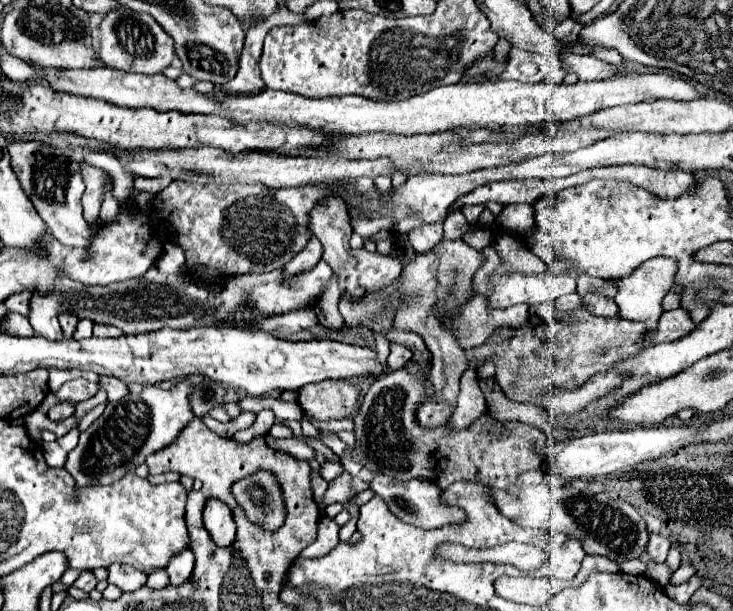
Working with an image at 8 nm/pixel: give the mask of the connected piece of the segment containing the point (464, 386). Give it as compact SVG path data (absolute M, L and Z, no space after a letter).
M471 368L461 376L461 392L457 398L457 412L453 414L451 422L457 430L467 428L477 420L481 414L485 414L485 396L479 390L477 384L477 370Z

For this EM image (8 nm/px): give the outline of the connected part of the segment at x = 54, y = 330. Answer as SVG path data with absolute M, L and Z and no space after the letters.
M59 274L55 278L53 286L55 288L51 292L47 292L47 294L41 294L37 290L31 294L29 316L27 316L31 326L33 326L33 330L39 336L45 336L49 340L57 340L57 338L63 336L57 316L75 308L75 296L71 294L71 290L65 292L61 288L85 288L85 284L75 282L75 280L67 278L65 274Z

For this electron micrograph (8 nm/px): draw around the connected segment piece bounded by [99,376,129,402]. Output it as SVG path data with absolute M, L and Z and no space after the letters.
M99 376L99 384L103 384L105 392L107 392L107 400L113 402L113 400L121 400L129 390L125 384L121 384L121 380L113 380L113 378L105 378L105 376Z

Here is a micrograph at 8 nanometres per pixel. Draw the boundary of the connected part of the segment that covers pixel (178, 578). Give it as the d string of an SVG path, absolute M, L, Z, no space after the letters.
M189 548L182 550L170 560L169 566L165 570L167 570L173 586L187 582L193 574L193 552Z

